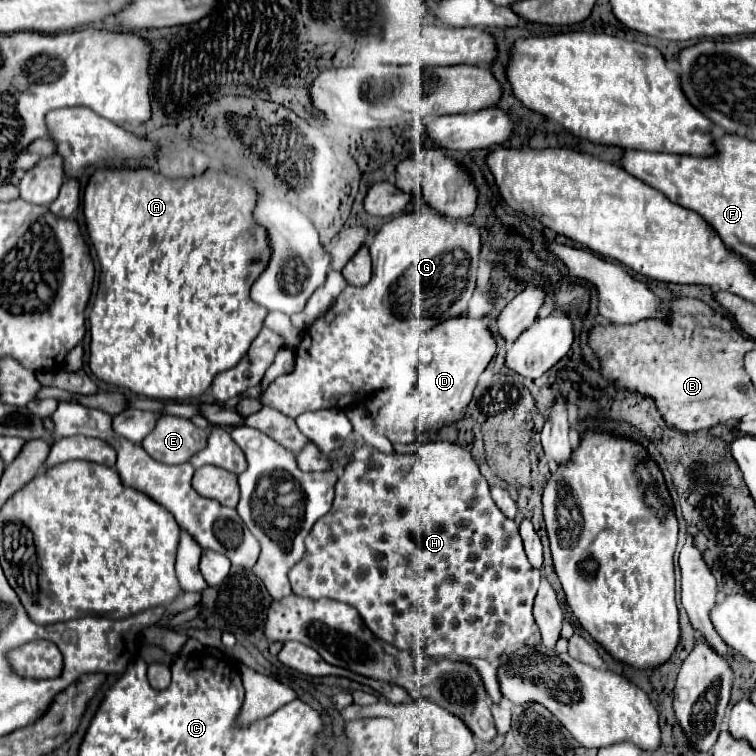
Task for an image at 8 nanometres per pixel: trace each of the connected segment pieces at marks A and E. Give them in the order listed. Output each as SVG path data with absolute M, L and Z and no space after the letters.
M108 166L94 172L83 194L83 214L85 214L89 240L101 264L101 286L89 314L89 324L91 324L89 368L95 374L95 378L155 400L195 402L195 398L199 398L203 392L209 390L213 378L219 372L233 368L245 356L245 352L249 350L251 342L257 338L263 326L263 320L267 316L267 310L263 306L249 300L249 288L257 280L257 276L263 272L271 256L265 230L253 222L255 200L257 200L257 192L253 184L225 170L219 170L219 172L207 170L203 176L179 178L179 180L169 180L161 176L159 172L151 172L145 168L127 170L125 166Z
M161 416L151 434L145 436L141 446L145 452L163 464L183 464L205 448L207 434L191 420L179 416Z

